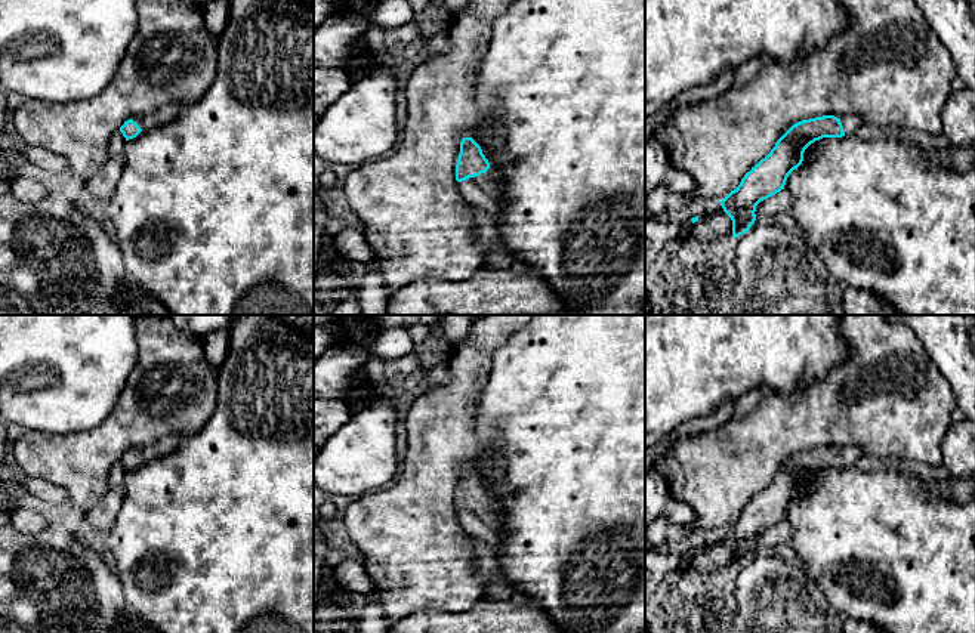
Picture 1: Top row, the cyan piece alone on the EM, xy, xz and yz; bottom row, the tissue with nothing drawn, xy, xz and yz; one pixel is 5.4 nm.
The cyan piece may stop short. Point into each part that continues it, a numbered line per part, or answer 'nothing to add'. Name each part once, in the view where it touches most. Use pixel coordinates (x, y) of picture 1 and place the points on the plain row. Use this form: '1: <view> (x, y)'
1: xz (484, 522)

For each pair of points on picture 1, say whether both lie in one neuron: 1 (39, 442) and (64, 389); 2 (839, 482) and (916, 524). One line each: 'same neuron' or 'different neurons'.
1: different neurons
2: same neuron

